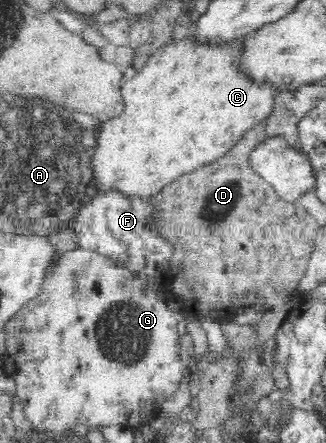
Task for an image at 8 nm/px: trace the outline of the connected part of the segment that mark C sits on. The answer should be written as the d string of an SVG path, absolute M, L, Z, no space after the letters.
M183 38L159 48L135 76L121 86L125 110L121 116L102 122L97 132L93 155L94 191L119 190L128 196L157 194L163 186L175 180L179 174L187 174L215 158L222 158L231 147L243 138L243 134L264 123L275 104L279 90L269 81L255 81L243 70L245 40L199 41Z

